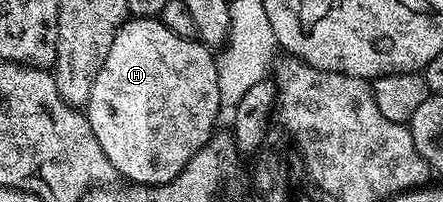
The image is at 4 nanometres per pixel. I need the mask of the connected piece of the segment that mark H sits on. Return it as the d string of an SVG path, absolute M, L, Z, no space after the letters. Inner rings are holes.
M133 16L129 17L114 36L114 44L110 44L110 52L106 52L106 60L102 60L102 68L98 68L94 76L94 88L90 88L90 100L86 107L90 128L94 128L94 136L98 136L98 144L102 144L102 152L106 152L106 160L110 160L110 164L116 169L121 179L129 178L127 180L129 183L141 186L161 186L174 180L174 176L178 176L178 172L182 172L182 168L186 168L189 160L208 143L209 138L213 137L212 125L216 122L216 113L221 113L221 110L218 96L218 72L213 51L200 40L183 38L170 32L170 28L166 28L166 24L161 22L159 17L137 18Z

